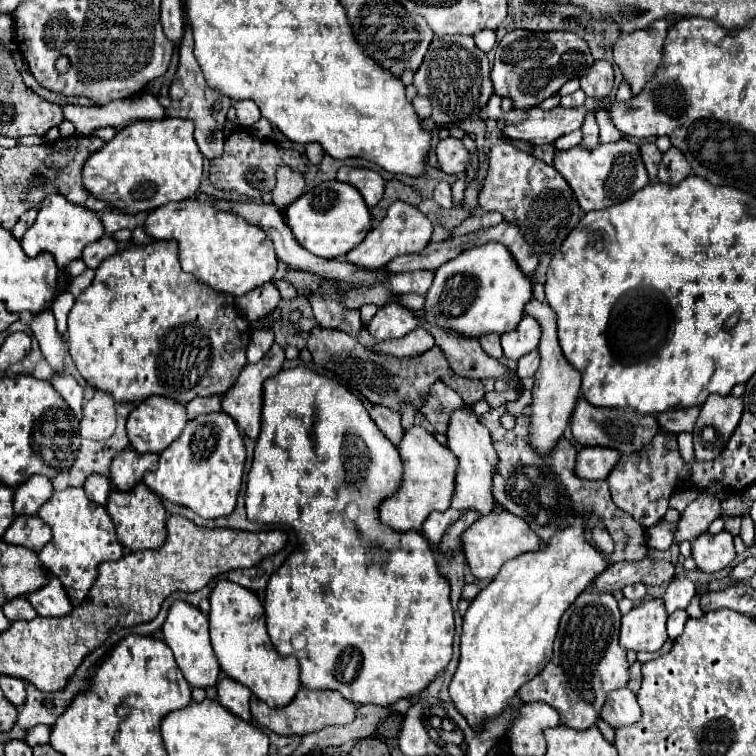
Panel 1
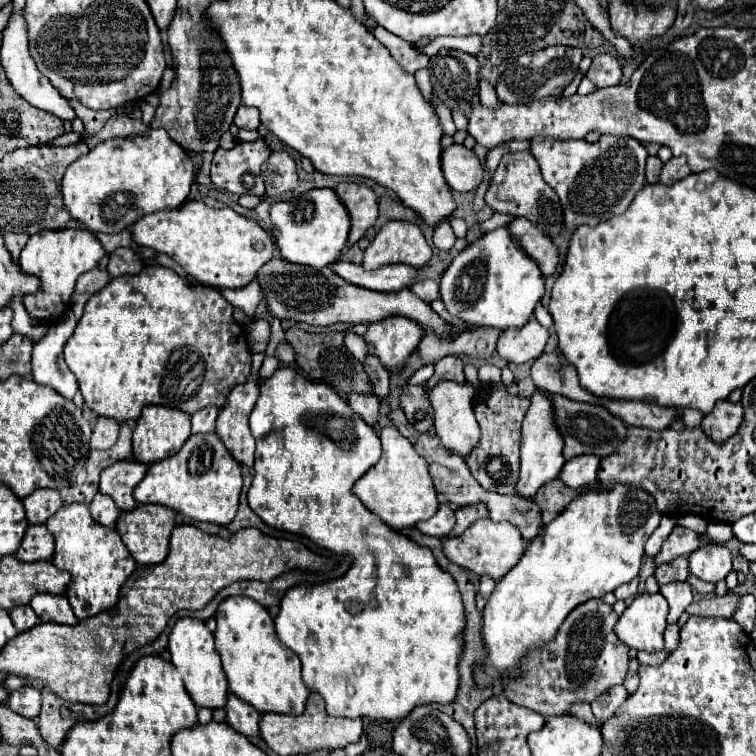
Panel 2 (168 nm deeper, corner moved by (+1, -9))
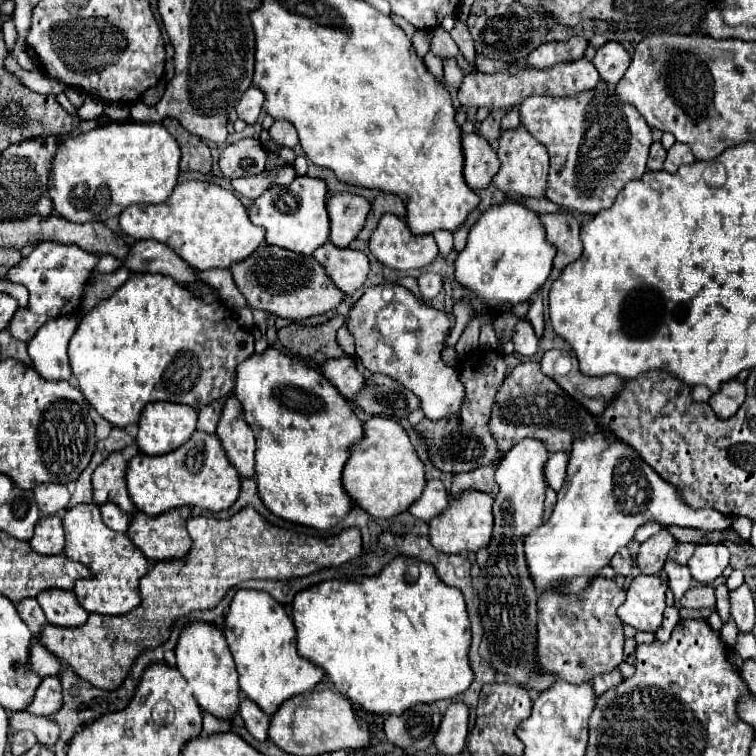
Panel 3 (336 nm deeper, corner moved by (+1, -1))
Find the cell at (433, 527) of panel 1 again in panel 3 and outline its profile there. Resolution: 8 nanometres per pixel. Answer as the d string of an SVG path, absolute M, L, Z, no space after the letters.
M432 479L426 483L426 489L422 497L408 509L414 517L420 517L420 521L432 521L432 517L438 517L448 507L448 493L442 485L442 481Z

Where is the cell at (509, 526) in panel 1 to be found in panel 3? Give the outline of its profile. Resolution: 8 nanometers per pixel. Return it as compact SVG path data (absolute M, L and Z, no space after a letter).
M466 491L458 499L450 501L450 507L436 519L430 521L430 541L432 545L448 555L462 555L462 553L478 553L486 549L492 539L492 503L494 499L486 493Z

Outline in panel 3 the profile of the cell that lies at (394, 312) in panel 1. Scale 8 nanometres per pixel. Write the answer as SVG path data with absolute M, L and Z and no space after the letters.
M380 285L368 289L350 309L346 327L356 341L356 357L372 373L382 373L406 385L422 403L428 419L438 421L456 415L464 403L464 385L456 367L448 367L442 359L442 343L450 329L446 313L416 299L400 285Z

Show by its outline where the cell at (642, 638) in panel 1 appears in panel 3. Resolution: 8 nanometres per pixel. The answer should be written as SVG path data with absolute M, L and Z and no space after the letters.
M638 575L626 591L626 601L618 607L620 621L632 625L636 631L654 633L666 609L664 593L666 585L658 575Z

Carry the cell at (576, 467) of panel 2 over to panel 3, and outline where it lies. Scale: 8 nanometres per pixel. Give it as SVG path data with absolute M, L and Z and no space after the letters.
M560 451L560 453L552 453L550 459L546 461L546 483L554 489L560 491L564 487L564 475L566 475L566 467L568 467L568 453Z

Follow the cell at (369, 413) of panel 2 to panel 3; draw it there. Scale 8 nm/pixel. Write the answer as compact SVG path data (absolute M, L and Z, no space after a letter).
M332 359L328 363L322 365L324 369L324 375L328 377L328 381L346 397L346 399L352 399L356 393L360 393L360 389L364 389L366 381L362 377L362 373L352 367L352 361L350 359Z

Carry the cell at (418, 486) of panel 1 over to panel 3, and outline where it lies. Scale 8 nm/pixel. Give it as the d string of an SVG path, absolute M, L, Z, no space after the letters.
M376 415L364 423L364 433L364 441L352 449L352 455L344 467L344 489L356 505L370 515L390 519L396 513L408 511L408 507L422 497L426 485L424 463L398 421Z

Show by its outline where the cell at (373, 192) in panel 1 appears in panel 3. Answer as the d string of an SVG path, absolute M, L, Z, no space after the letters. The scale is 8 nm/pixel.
M334 193L328 197L330 215L330 241L336 247L348 247L350 241L364 227L366 215L370 211L368 199L356 193Z

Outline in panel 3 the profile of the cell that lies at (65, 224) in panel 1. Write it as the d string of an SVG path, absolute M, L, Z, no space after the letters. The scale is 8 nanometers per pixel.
M52 241L34 245L32 253L8 271L8 279L12 283L24 285L30 293L28 307L18 309L10 321L10 333L16 339L28 341L48 319L78 311L82 289L90 279L90 273L96 267L98 259L100 257L92 257L92 253L84 253L84 249L80 249L78 245L56 245Z

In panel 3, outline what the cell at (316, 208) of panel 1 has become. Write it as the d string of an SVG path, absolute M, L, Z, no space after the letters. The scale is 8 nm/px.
M296 177L290 185L276 185L266 189L258 199L254 199L248 209L254 225L266 229L266 241L270 245L290 249L300 255L312 255L320 245L328 241L330 217L326 211L328 187L318 177Z

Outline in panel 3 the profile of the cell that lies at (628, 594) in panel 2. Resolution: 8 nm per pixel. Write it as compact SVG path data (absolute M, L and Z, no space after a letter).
M620 549L620 553L616 553L614 555L614 559L612 559L612 569L618 573L618 575L624 575L624 577L628 577L630 573L632 573L632 567L634 567L634 561L632 561L632 557L630 557L630 553L628 553L628 549Z

